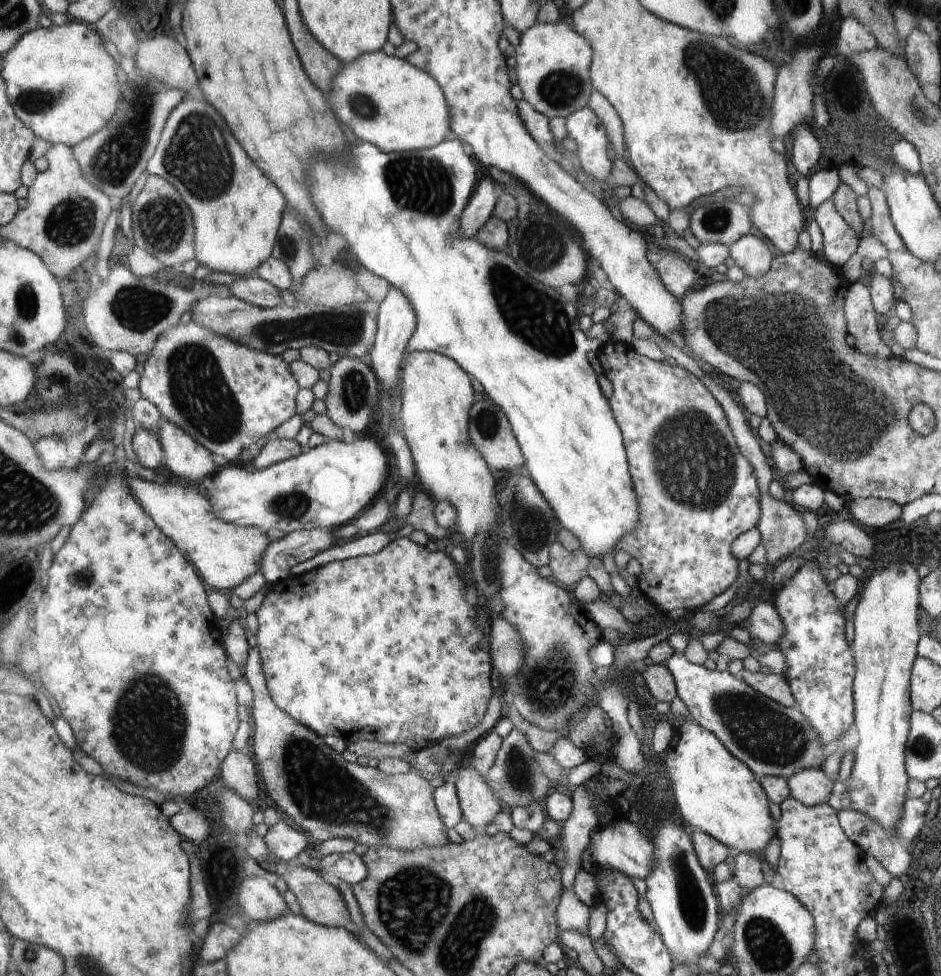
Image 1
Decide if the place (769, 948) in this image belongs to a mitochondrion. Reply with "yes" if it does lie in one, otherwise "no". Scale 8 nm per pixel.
yes

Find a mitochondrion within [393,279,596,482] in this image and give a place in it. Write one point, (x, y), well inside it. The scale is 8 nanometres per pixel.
(485, 423)

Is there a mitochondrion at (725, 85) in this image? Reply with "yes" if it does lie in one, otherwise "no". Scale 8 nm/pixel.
yes

